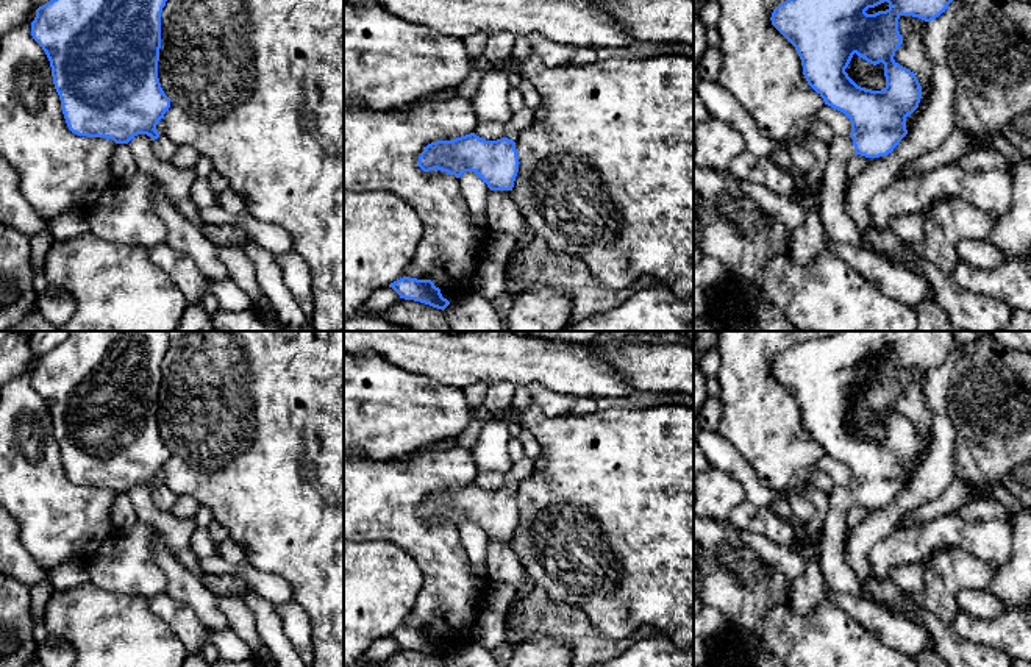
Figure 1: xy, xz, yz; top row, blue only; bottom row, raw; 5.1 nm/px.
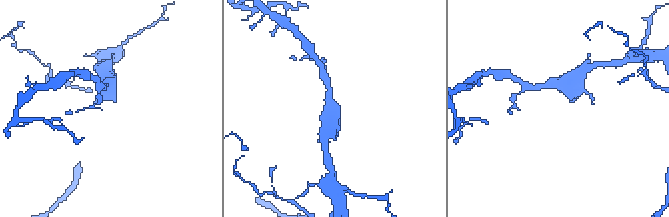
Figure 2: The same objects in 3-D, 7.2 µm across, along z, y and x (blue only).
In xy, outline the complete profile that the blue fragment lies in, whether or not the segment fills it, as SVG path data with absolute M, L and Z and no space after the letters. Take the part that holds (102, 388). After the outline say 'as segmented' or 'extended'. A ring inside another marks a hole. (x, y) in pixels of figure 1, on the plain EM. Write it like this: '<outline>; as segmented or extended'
M70 331L61 345L36 359L31 386L50 411L53 434L72 483L116 494L147 484L155 505L170 512L178 497L156 481L170 458L158 428L161 362L167 348L166 331Z; extended

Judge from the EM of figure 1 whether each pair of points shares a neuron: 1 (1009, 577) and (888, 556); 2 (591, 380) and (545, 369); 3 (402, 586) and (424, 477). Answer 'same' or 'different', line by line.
1: different
2: same
3: different

